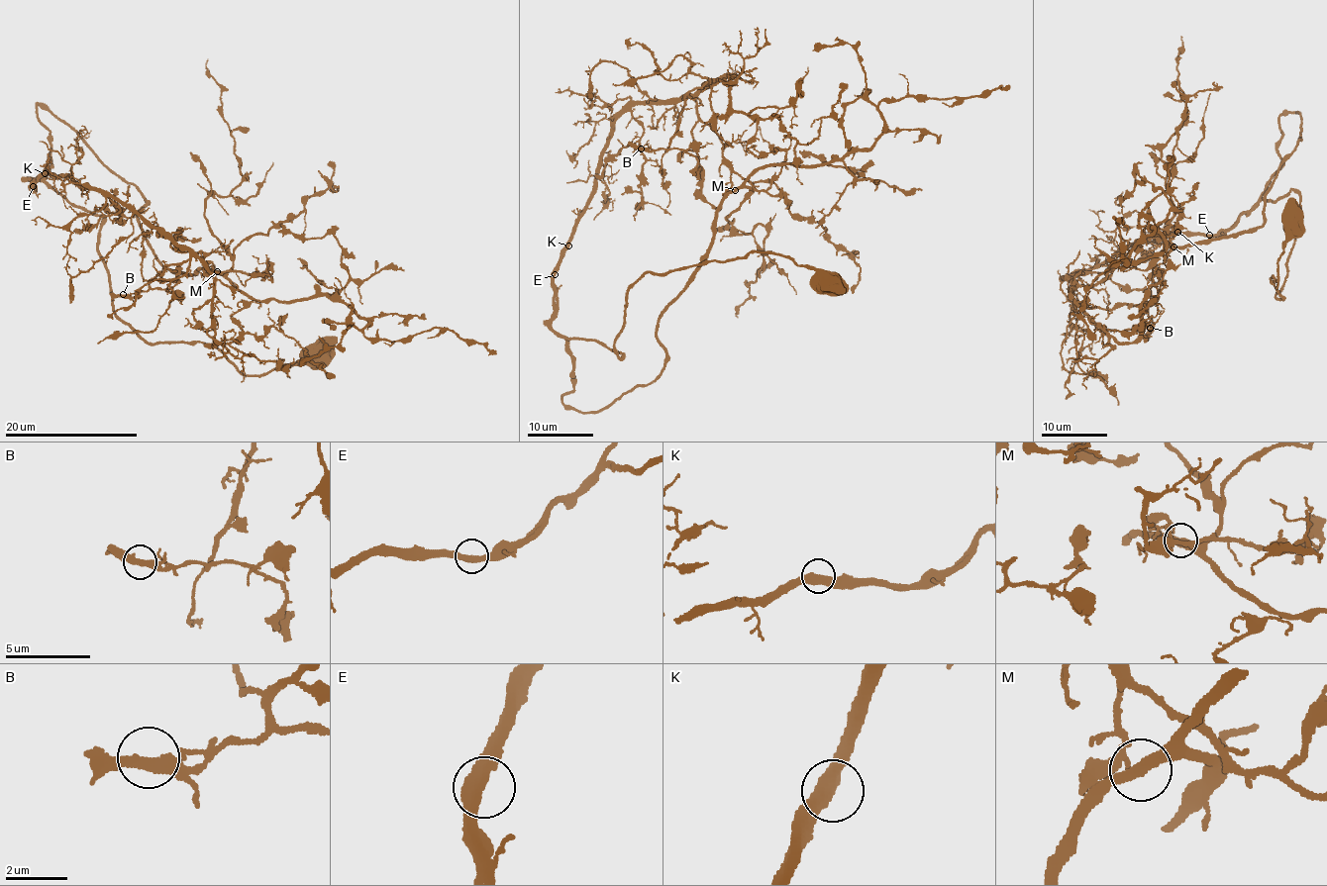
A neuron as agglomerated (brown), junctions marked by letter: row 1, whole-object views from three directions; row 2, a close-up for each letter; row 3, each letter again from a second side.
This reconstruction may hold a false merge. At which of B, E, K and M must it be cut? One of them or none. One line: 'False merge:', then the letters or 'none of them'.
False merge: none of them

